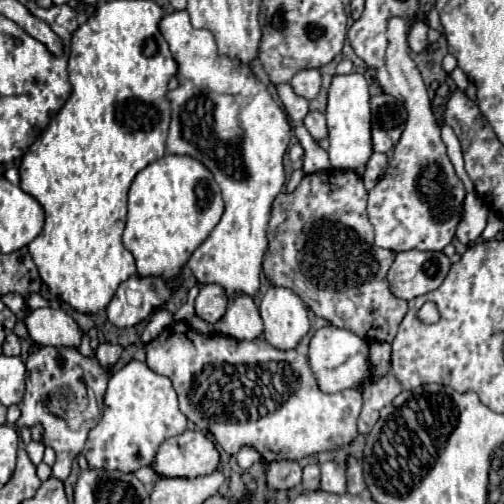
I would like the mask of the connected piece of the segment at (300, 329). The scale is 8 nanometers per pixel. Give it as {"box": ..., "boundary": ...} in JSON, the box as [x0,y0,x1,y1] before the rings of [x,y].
{"box":[259,287,309,351],"boundary":[[[269,287],[261,299],[259,311],[265,325],[265,341],[281,351],[297,347],[309,333],[309,311],[291,289]]]}

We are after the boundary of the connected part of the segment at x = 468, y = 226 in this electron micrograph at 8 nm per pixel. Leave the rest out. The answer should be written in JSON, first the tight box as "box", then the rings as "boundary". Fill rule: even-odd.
{"box":[457,193,489,247],"boundary":[[[467,193],[465,197],[465,215],[461,227],[457,227],[457,239],[467,247],[477,241],[485,229],[489,207],[481,201],[477,193]]]}

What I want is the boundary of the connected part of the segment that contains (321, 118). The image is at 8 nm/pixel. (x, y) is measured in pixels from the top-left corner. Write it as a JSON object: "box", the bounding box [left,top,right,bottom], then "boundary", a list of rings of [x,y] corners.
{"box":[303,111,327,139],"boundary":[[[309,111],[303,119],[303,125],[311,133],[313,139],[323,139],[327,137],[327,125],[325,125],[325,115],[321,111]]]}

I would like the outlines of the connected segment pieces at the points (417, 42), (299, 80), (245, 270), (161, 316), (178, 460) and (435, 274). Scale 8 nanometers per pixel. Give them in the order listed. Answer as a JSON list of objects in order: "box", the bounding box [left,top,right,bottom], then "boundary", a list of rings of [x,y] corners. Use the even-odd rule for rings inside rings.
[{"box":[409,21,429,53],"boundary":[[[417,21],[411,27],[411,31],[409,31],[409,47],[415,53],[419,53],[419,51],[423,51],[427,47],[427,31],[429,31],[429,27],[427,27],[425,21]]]},{"box":[291,69,321,99],"boundary":[[[301,69],[299,73],[293,75],[291,87],[295,89],[297,95],[305,99],[313,99],[321,87],[321,75],[317,69]]]},{"box":[159,11,293,299],"boundary":[[[175,11],[171,15],[165,15],[159,27],[169,43],[173,59],[179,65],[177,69],[179,87],[175,91],[169,91],[167,95],[173,117],[167,137],[167,151],[177,155],[191,155],[197,161],[201,161],[205,167],[209,167],[217,185],[221,187],[225,201],[225,213],[221,221],[209,233],[209,237],[193,251],[193,255],[187,261],[187,267],[193,271],[195,279],[201,285],[207,283],[221,285],[229,295],[229,299],[235,299],[239,295],[255,297],[255,293],[259,291],[261,261],[267,251],[265,229],[269,223],[269,211],[273,199],[281,193],[285,185],[283,157],[287,153],[293,127],[287,119],[287,113],[281,111],[281,107],[277,107],[271,93],[267,91],[267,85],[255,77],[253,69],[247,63],[239,61],[237,57],[231,59],[229,55],[219,55],[213,33],[207,29],[195,29],[191,25],[187,11]]]},{"box":[143,311,173,343],"boundary":[[[155,311],[155,315],[151,317],[151,321],[147,323],[145,331],[143,331],[143,343],[153,341],[165,327],[169,327],[173,323],[173,315],[169,311]]]},{"box":[151,431,219,479],"boundary":[[[185,431],[183,435],[163,441],[151,469],[157,477],[195,479],[209,475],[219,465],[219,453],[201,431]]]},{"box":[387,251,451,301],"boundary":[[[403,251],[395,255],[395,261],[387,273],[389,289],[395,297],[411,301],[433,289],[437,289],[451,263],[439,253],[421,253],[421,251]]]}]

